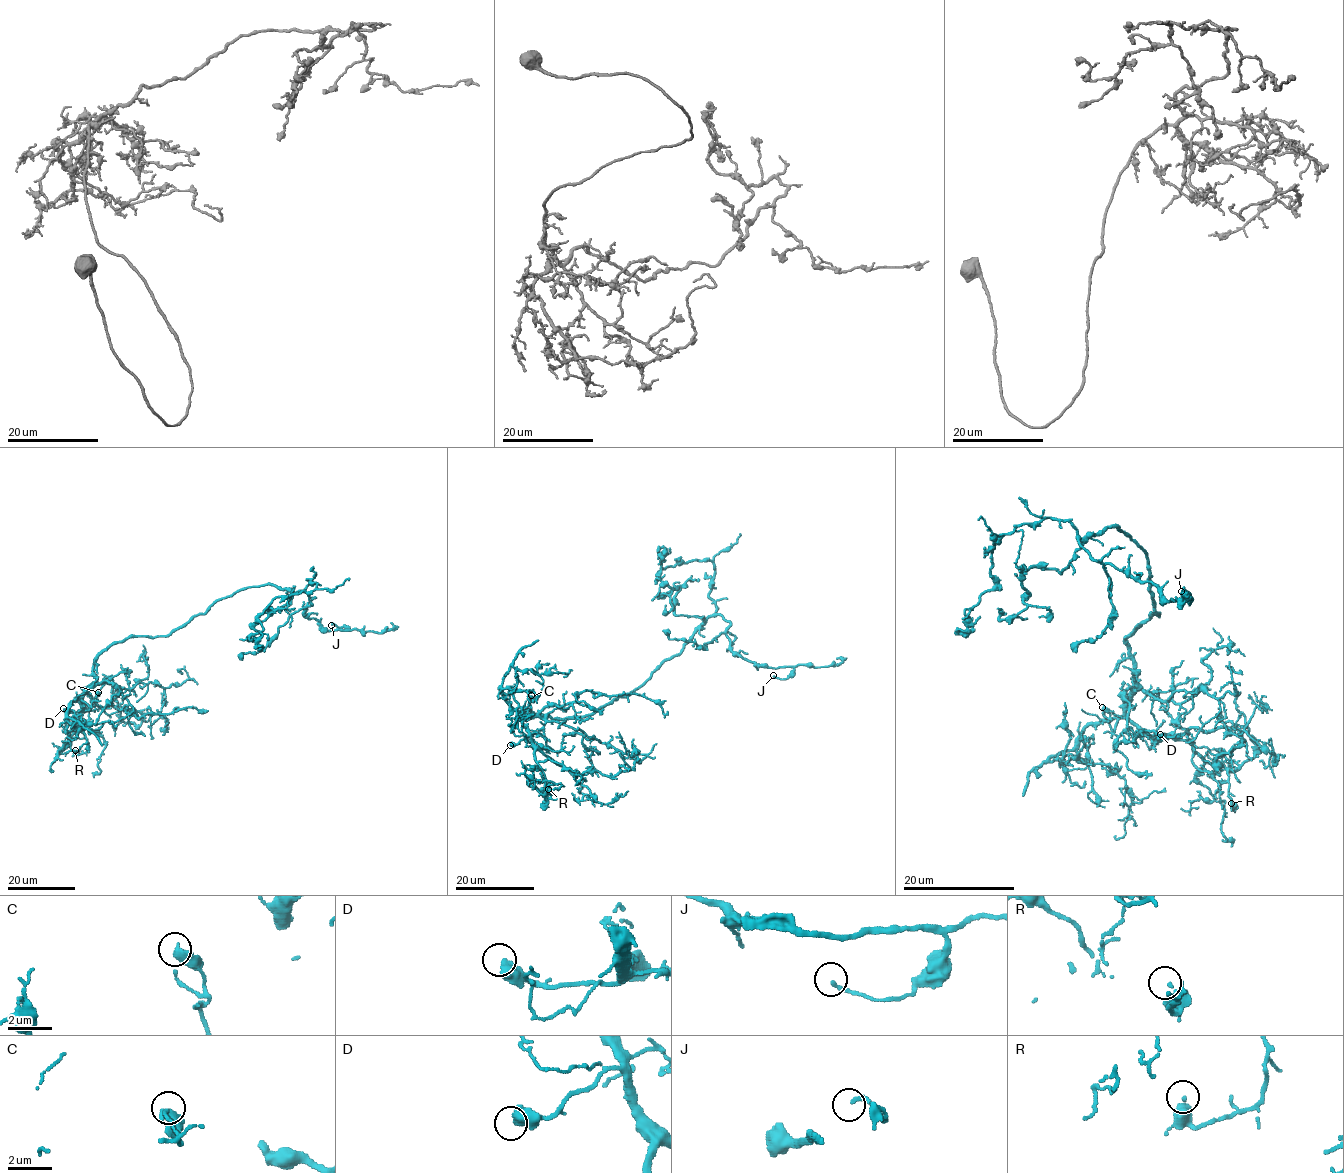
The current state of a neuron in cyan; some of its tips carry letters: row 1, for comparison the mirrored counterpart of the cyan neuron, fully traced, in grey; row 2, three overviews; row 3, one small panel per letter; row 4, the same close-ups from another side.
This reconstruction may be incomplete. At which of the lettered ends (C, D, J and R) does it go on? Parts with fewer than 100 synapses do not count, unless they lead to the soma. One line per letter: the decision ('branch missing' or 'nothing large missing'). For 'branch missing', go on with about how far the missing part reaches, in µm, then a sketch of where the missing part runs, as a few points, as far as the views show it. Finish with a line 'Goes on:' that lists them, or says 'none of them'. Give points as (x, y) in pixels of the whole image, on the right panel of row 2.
C: nothing large missing
D: nothing large missing
J: nothing large missing
R: nothing large missing
Goes on: none of them

